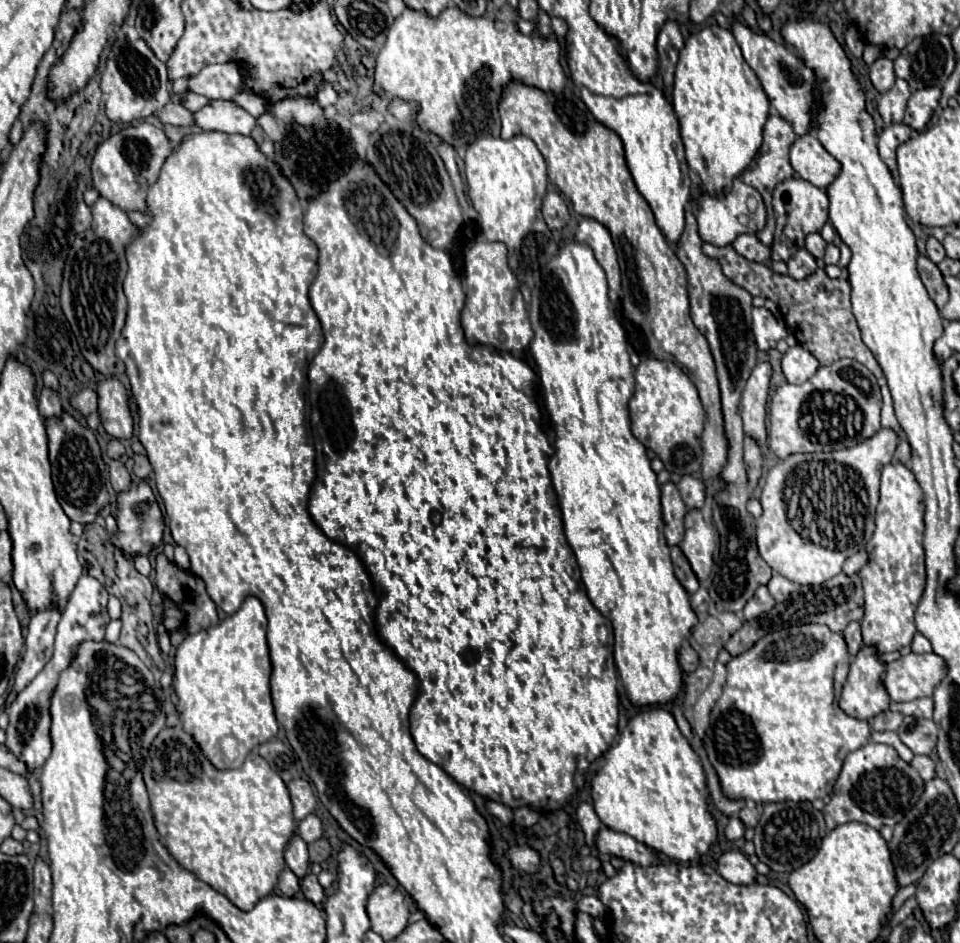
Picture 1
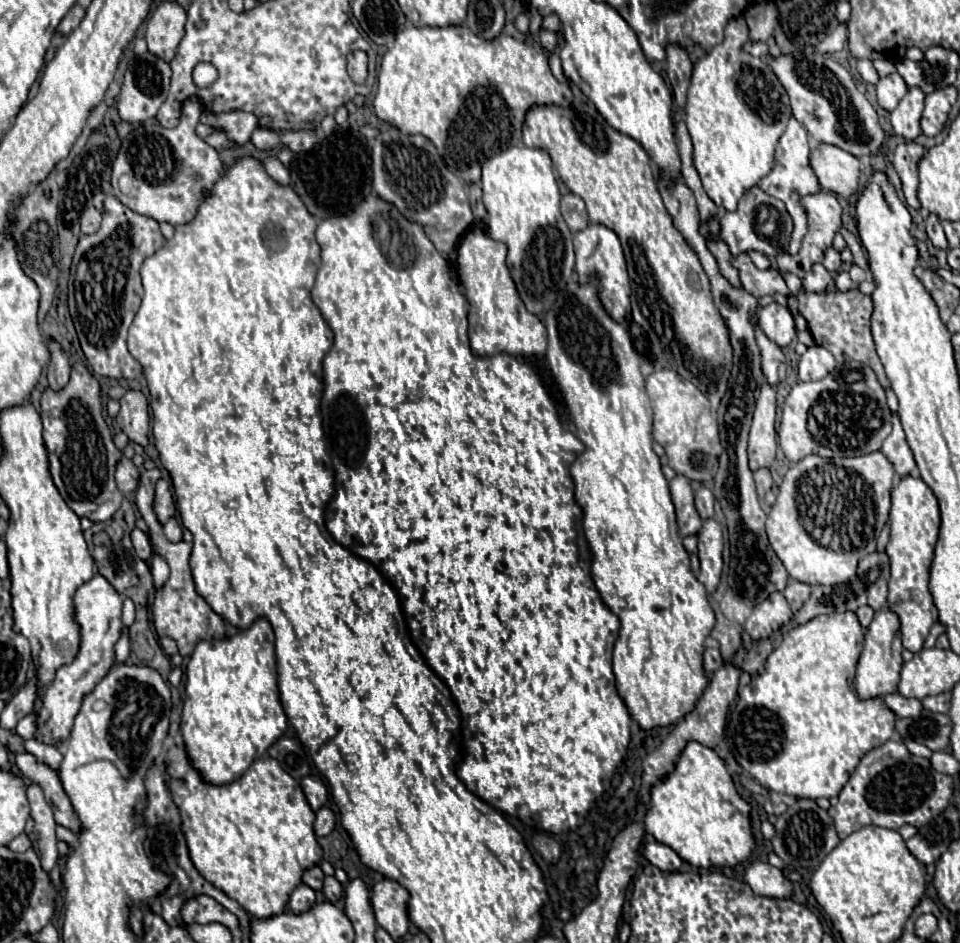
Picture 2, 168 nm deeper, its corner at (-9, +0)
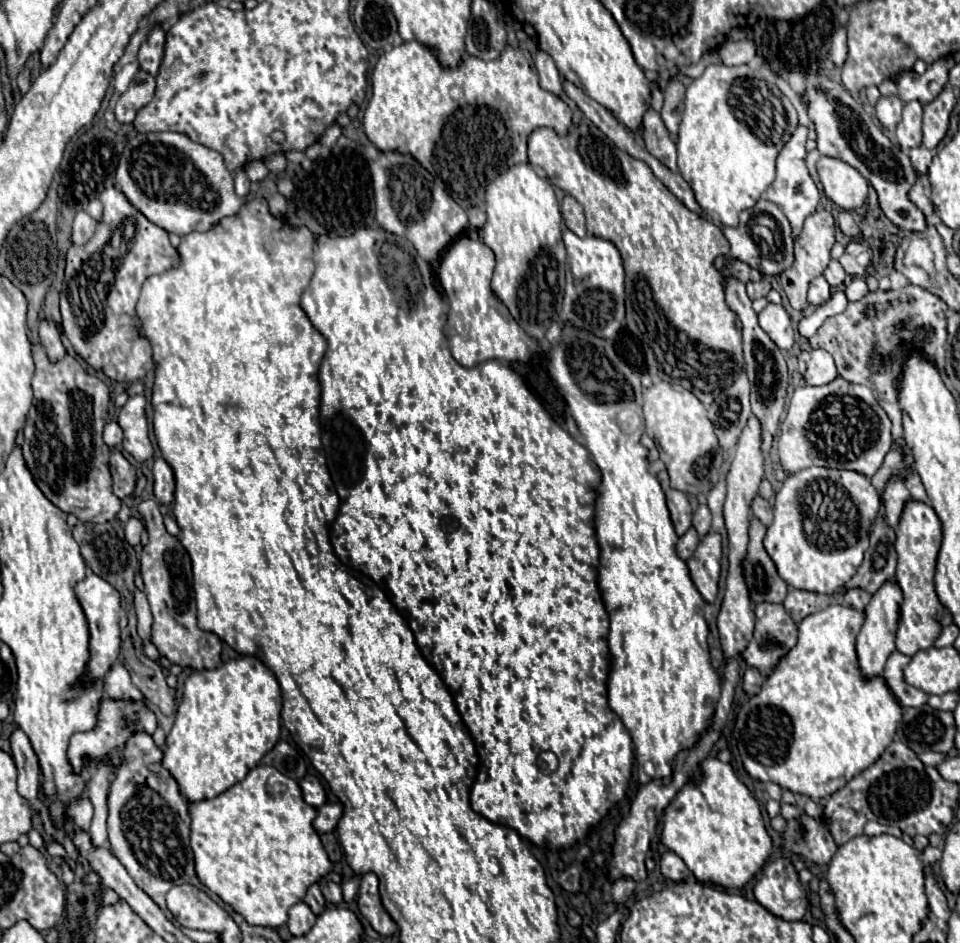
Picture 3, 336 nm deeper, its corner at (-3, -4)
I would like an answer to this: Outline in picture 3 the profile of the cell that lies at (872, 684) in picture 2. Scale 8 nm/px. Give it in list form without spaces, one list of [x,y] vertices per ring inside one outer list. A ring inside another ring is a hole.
[[[886,582],[870,600],[866,606],[866,620],[864,626],[856,638],[856,652],[858,652],[858,664],[860,664],[860,676],[862,678],[876,678],[882,676],[888,656],[896,650],[896,626],[898,626],[898,610],[900,610],[902,594],[900,588],[894,582]]]

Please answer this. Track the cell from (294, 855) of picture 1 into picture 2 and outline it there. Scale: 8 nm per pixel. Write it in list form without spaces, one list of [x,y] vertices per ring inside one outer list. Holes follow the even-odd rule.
[[[314,866],[314,868],[310,868],[310,870],[304,872],[304,884],[310,886],[312,890],[316,890],[316,892],[322,890],[322,878],[326,878],[326,876],[320,870],[320,866]]]

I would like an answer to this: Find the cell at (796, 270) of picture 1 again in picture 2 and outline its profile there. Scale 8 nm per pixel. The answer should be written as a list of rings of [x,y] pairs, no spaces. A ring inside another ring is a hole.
[[[816,264],[810,270],[810,274],[804,278],[804,290],[810,290],[810,292],[830,290],[832,286],[834,286],[834,280],[832,280],[830,272],[822,264]]]

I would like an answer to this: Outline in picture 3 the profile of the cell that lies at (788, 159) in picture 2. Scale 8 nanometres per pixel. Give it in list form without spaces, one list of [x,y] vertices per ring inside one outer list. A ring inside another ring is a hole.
[[[798,126],[794,130],[794,134],[790,136],[790,140],[784,144],[784,148],[780,150],[778,158],[776,158],[776,180],[766,188],[766,198],[774,204],[778,204],[784,214],[788,216],[790,224],[792,224],[792,236],[798,238],[800,236],[800,230],[802,230],[802,224],[804,224],[804,218],[808,214],[812,214],[812,210],[818,208],[820,204],[820,192],[806,168],[806,136],[808,136],[808,128],[804,126]]]

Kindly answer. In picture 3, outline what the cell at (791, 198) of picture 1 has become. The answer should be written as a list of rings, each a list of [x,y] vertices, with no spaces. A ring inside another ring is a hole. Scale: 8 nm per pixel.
[[[822,206],[816,208],[804,222],[804,228],[802,228],[802,234],[800,238],[796,240],[794,244],[794,264],[790,268],[786,268],[782,274],[780,274],[780,286],[784,288],[792,308],[796,310],[804,310],[808,300],[806,300],[806,290],[808,290],[808,284],[812,278],[820,276],[824,272],[824,268],[828,266],[830,262],[830,250],[832,250],[832,244],[836,242],[834,238],[834,218],[832,218],[832,212],[824,210]]]

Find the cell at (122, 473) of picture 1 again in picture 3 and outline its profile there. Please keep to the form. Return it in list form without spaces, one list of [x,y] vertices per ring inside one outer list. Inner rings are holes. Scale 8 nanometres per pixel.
[[[112,448],[112,456],[110,456],[110,472],[114,478],[114,494],[124,500],[126,496],[130,496],[136,488],[136,470],[134,466]]]

